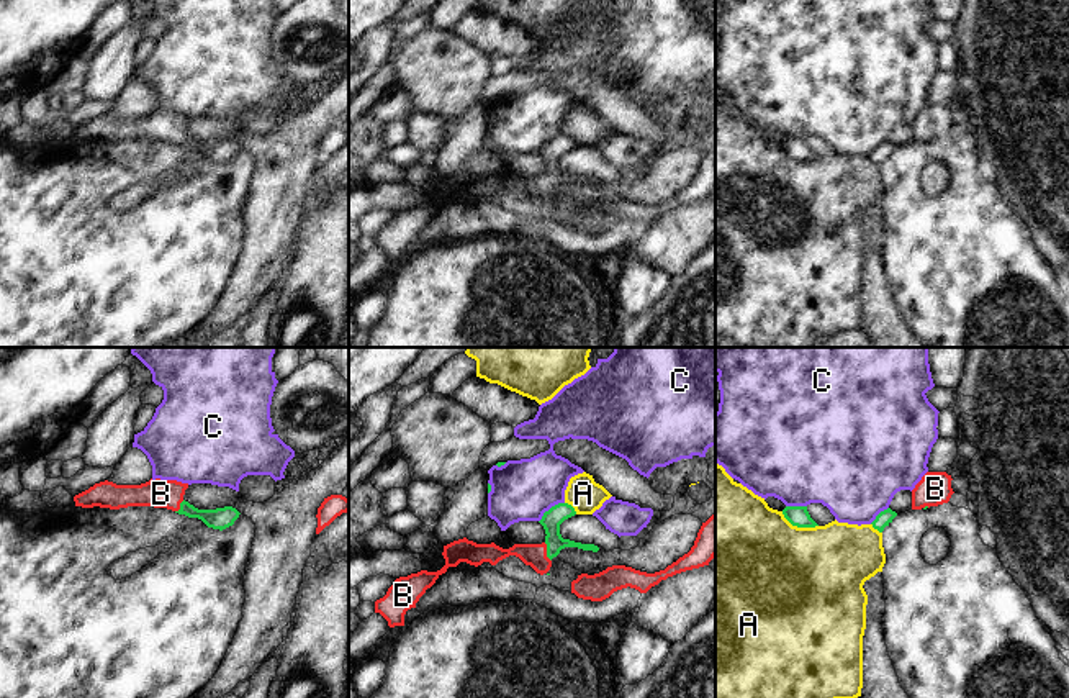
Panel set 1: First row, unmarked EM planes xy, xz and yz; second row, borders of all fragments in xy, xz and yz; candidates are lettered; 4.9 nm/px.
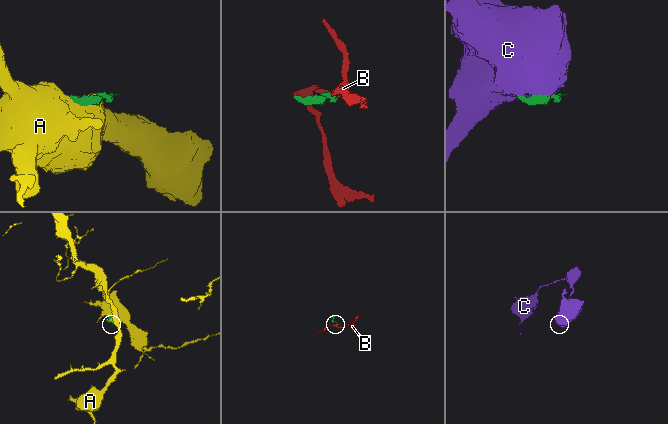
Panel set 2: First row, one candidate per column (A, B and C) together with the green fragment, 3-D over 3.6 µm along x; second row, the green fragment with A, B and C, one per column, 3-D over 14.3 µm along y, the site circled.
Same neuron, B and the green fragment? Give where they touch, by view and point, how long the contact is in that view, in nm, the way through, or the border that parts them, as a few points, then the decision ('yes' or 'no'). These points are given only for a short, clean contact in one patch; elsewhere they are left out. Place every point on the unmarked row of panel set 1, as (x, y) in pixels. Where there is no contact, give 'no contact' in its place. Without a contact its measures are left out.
contact xz (547, 185); length 100 nm; way xz (552, 151), (552, 179), (547, 185), (531, 187); yes

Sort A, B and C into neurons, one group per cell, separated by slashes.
A / B / C

